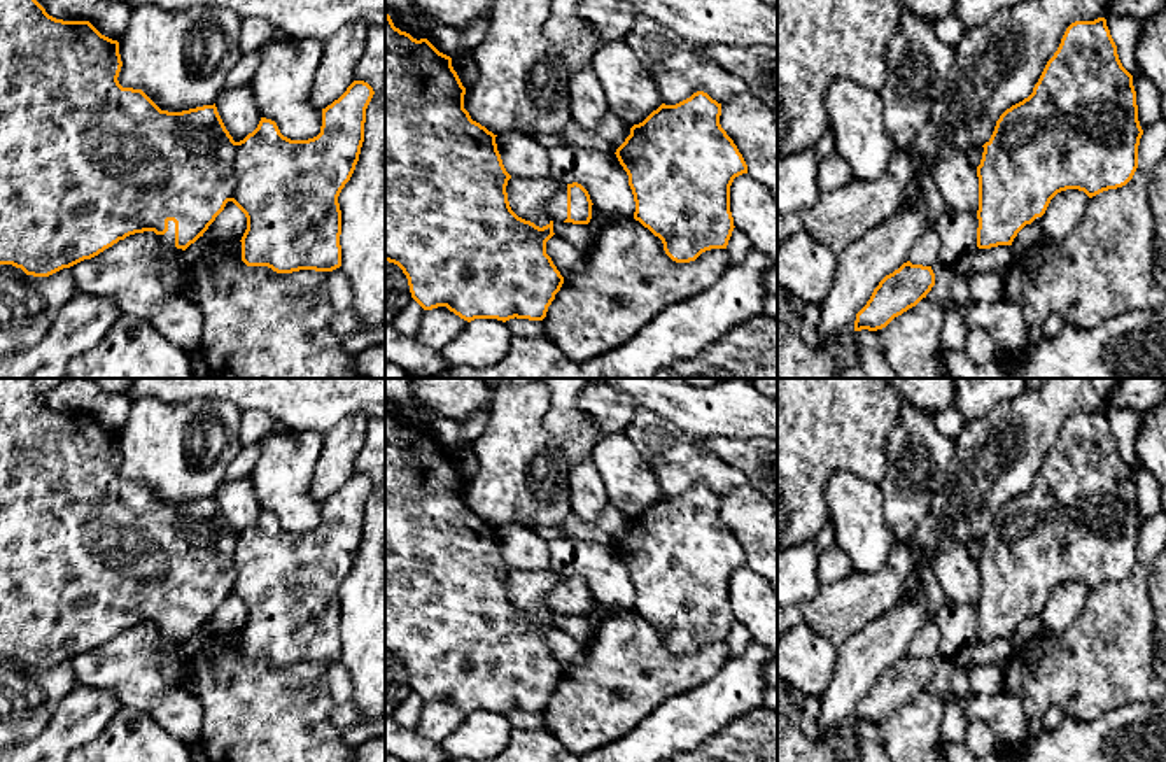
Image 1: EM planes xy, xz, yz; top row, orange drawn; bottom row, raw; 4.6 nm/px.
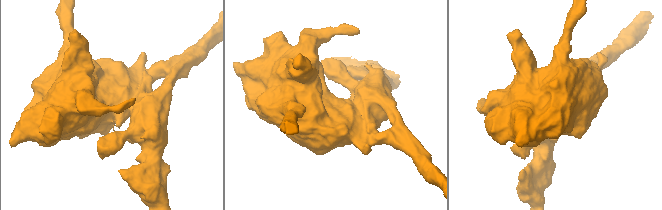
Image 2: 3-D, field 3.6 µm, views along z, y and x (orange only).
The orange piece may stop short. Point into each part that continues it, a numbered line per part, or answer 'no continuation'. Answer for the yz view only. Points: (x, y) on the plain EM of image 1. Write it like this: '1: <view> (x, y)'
no continuation

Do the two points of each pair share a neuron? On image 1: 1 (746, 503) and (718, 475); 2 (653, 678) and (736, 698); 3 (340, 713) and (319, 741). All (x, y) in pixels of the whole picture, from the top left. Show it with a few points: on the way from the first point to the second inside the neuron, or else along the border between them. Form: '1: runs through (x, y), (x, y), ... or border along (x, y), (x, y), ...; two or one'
1: border along (746, 482), (730, 487), (722, 496); two
2: border along (727, 663), (697, 687), (674, 694), (659, 706); two
3: border along (335, 705), (331, 720), (340, 729); two

